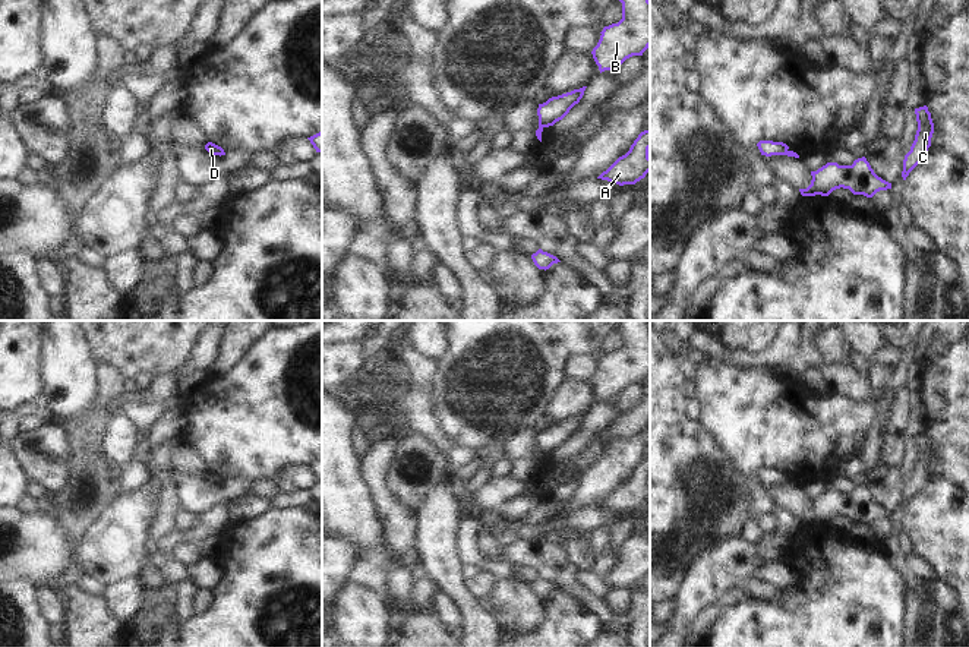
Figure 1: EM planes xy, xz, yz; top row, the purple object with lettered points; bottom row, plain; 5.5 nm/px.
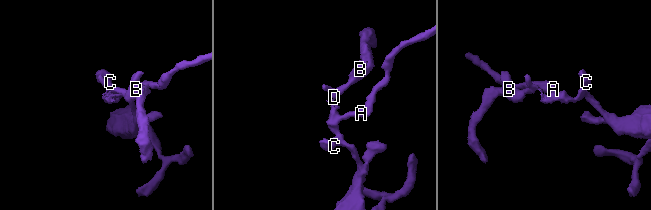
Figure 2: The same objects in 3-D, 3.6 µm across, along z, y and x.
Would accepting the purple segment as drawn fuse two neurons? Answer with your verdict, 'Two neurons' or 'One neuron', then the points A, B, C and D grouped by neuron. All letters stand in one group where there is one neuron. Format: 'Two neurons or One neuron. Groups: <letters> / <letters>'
Two neurons. Groups: A C / B D

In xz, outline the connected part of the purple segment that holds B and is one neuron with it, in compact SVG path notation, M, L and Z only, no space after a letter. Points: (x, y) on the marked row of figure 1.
M619 0L622 19L605 26L591 54L600 73L616 70L626 59L643 56L650 47L650 1Z

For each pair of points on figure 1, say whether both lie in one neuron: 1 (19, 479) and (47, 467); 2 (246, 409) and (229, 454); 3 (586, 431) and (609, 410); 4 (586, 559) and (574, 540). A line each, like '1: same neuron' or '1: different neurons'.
1: different neurons
2: same neuron
3: same neuron
4: same neuron

